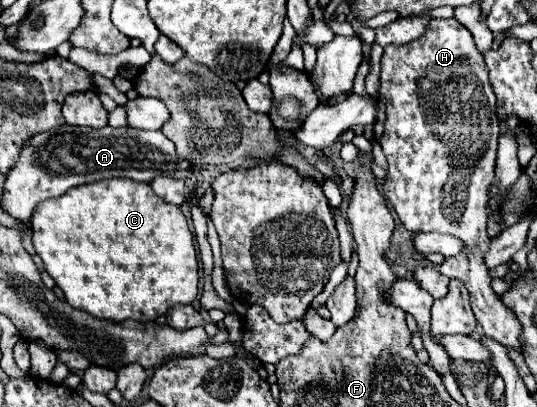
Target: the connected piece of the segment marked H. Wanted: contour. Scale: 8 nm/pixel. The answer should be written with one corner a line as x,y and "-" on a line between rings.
431,18
423,36
403,46
387,46
381,58
381,86
377,94
375,140
387,156
387,180
383,184
385,198
397,212
403,226
411,232
443,232
463,240
459,256
445,258
441,272
465,284
471,296
471,308
483,332
503,346
521,352
519,318
499,300
491,288
491,270
483,264
483,256
491,244
487,236
487,200
493,182
495,148
499,138
499,118
495,112
495,94
487,76
483,54
473,44
471,32
453,18

